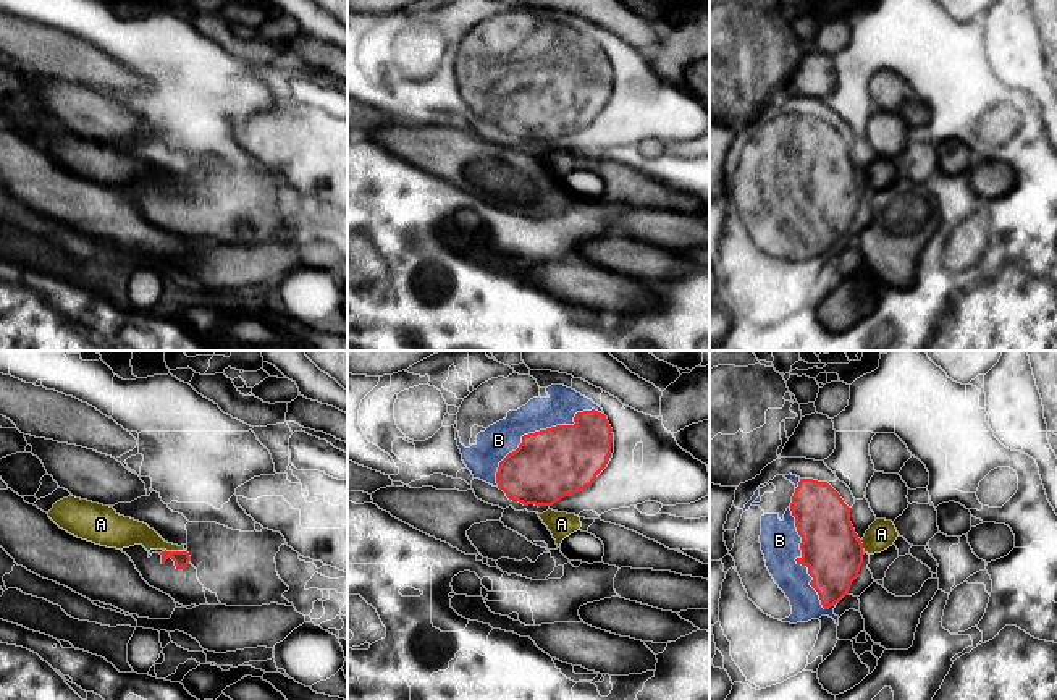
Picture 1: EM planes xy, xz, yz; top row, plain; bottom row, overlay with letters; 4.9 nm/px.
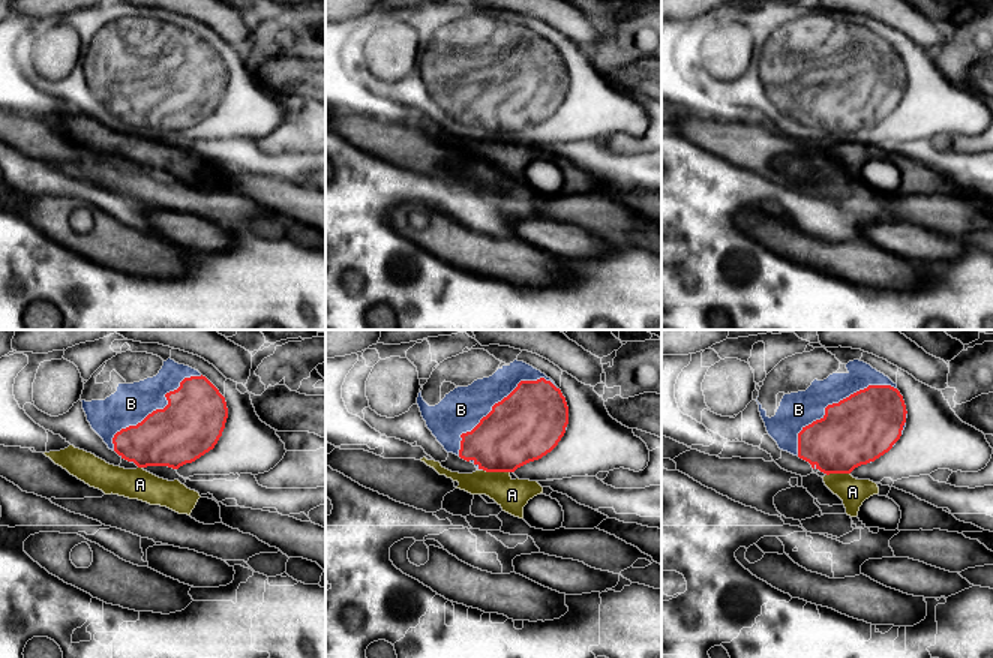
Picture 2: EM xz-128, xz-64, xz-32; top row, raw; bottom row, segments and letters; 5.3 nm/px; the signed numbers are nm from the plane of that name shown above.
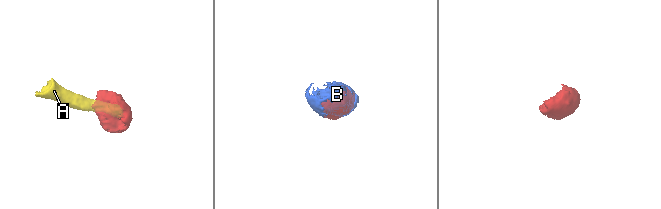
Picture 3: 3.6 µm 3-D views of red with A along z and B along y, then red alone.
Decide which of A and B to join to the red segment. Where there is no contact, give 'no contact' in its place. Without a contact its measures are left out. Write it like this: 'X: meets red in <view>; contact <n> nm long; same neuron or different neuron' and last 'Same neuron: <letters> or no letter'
A: meets red in xy; contact 110 nm long; different neuron
B: meets red in xz; contact 650 nm long; same neuron
Same neuron: B

